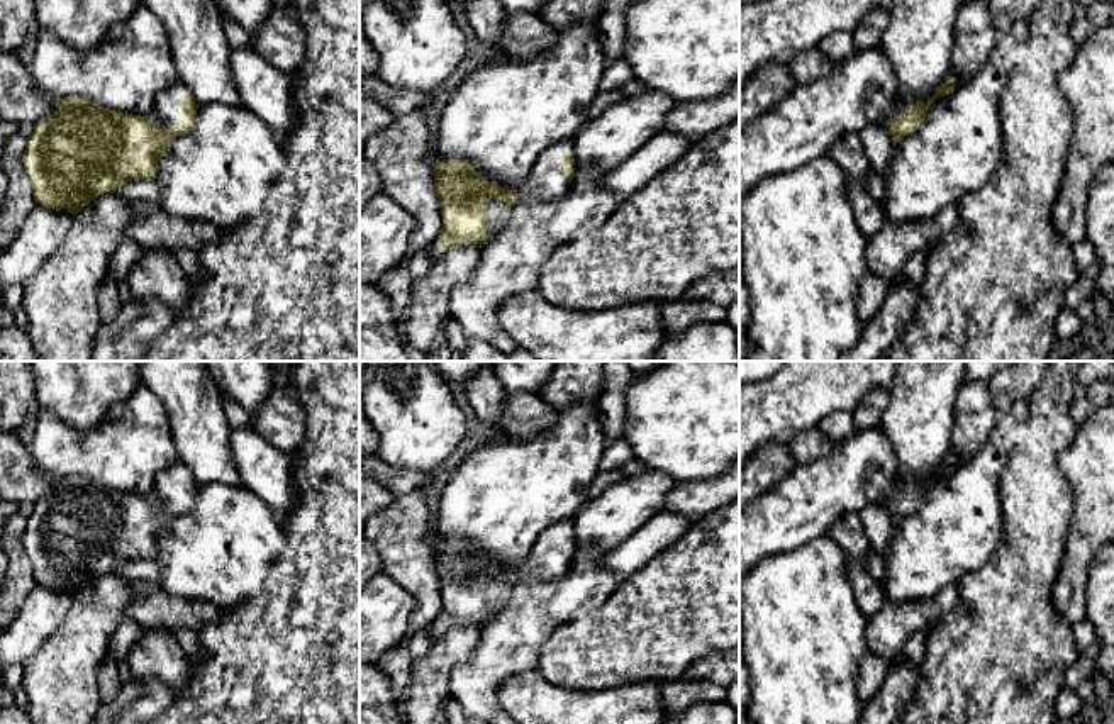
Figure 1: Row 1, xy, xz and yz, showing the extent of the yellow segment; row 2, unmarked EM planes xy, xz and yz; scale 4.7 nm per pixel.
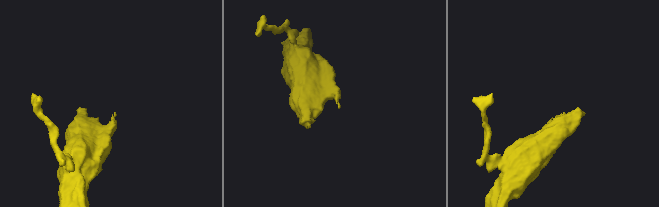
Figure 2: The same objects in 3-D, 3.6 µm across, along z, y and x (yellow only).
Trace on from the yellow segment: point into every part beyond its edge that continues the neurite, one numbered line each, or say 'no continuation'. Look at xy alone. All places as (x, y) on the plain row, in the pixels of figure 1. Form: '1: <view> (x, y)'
1: xy (167, 492)

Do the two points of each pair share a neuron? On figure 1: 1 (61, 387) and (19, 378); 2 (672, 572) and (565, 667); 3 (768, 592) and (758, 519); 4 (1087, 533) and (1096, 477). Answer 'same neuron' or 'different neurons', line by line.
1: different neurons
2: same neuron
3: different neurons
4: same neuron

